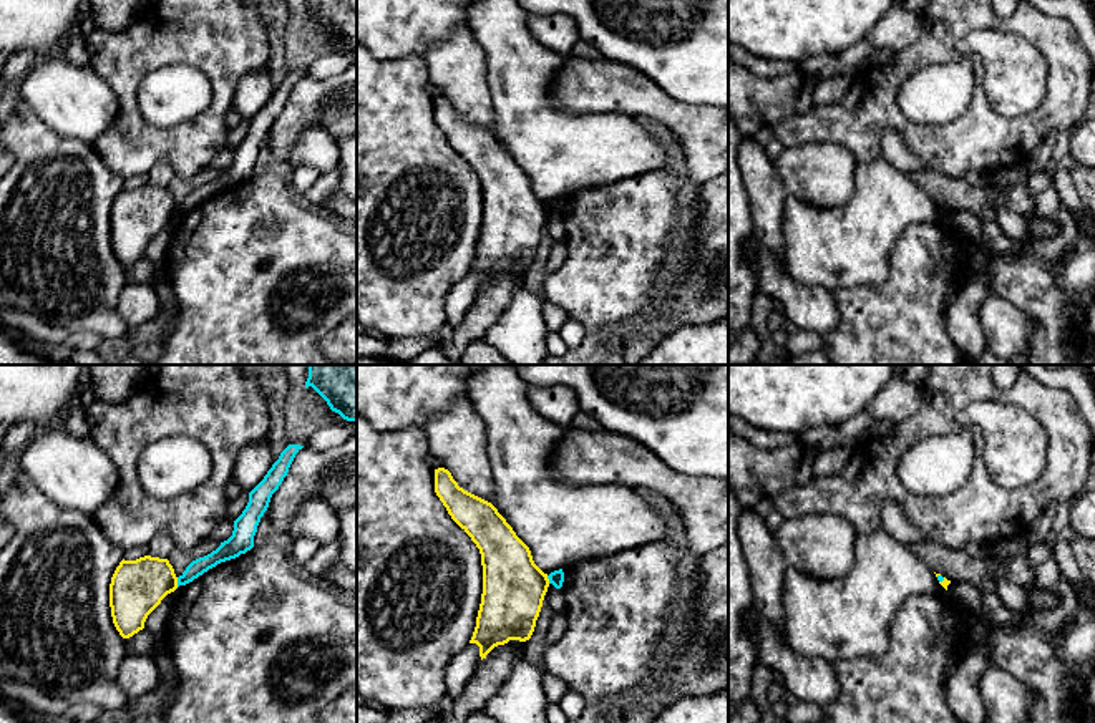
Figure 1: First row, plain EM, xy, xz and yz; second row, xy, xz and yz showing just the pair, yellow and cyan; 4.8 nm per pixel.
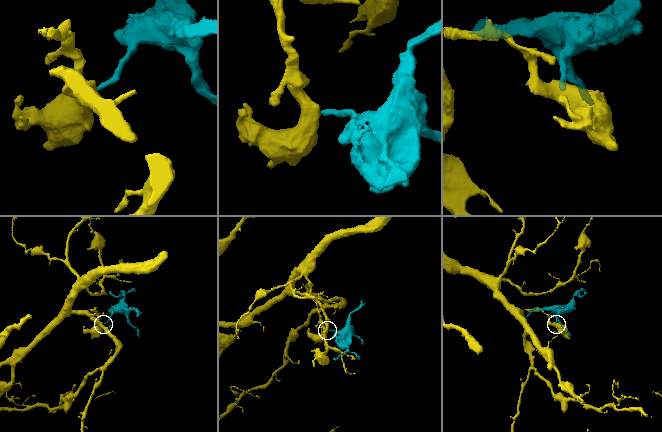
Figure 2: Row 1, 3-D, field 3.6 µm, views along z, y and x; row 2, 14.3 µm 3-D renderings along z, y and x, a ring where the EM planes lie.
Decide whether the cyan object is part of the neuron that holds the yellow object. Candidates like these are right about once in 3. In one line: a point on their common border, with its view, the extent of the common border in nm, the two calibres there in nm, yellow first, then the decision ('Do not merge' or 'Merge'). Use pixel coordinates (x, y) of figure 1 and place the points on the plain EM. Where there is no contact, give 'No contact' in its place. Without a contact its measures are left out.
Touches yellow at xy (176, 211). Shared border 50 nm. Thickness 260 nm (yellow) against 80 nm. Do not merge

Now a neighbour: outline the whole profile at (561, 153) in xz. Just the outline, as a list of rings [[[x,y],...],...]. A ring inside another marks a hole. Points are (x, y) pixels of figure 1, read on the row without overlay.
[[[474,0],[468,27],[488,61],[494,136],[529,176],[544,202],[665,167],[665,148],[635,118],[619,113],[571,114],[552,104],[552,83],[566,56],[533,36],[528,12],[518,0]]]

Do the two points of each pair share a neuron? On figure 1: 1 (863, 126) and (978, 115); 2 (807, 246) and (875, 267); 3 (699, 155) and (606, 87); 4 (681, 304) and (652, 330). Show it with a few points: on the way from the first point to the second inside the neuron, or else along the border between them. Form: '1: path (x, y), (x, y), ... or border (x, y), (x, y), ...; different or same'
1: path (891, 123), (900, 123), (916, 136), (949, 136); same
2: path (823, 246), (851, 246), (858, 252); same
3: path (684, 130), (662, 108), (631, 93); same
4: path (674, 310), (659, 324); same

